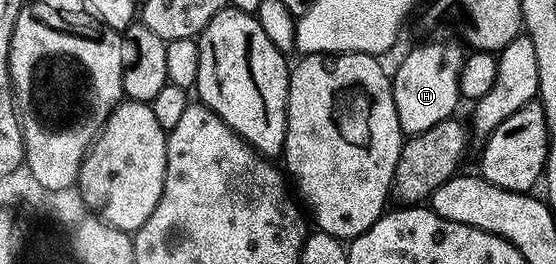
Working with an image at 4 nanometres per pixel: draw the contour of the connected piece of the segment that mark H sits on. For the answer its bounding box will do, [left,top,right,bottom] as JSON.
[391,40,466,135]

